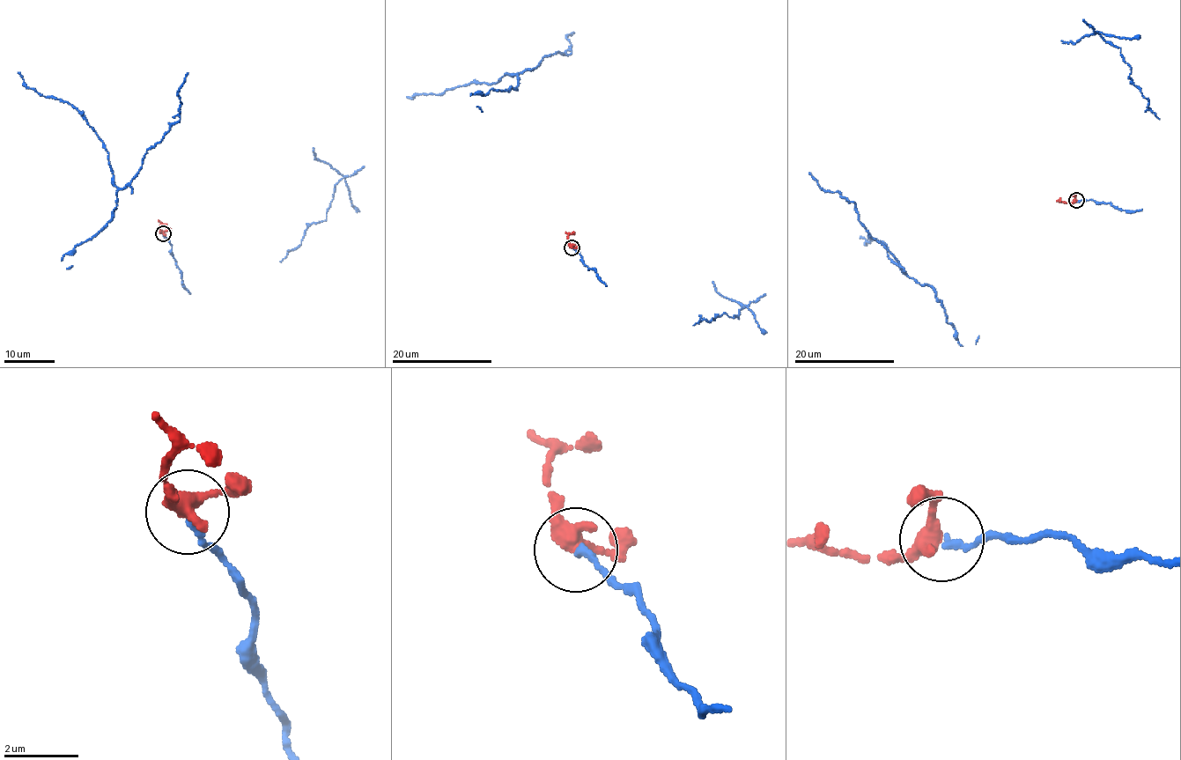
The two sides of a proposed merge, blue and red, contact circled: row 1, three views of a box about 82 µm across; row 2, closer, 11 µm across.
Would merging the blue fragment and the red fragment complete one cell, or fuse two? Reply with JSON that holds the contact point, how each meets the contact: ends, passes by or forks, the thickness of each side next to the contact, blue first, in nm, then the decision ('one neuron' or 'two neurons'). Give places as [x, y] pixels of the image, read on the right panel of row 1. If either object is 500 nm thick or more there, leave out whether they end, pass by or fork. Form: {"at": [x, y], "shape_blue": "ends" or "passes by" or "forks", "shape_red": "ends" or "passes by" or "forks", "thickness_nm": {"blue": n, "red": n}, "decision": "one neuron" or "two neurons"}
{"at": [1076, 200], "shape_blue": "ends", "shape_red": "passes by", "thickness_nm": {"blue": 180, "red": 380}, "decision": "one neuron"}

